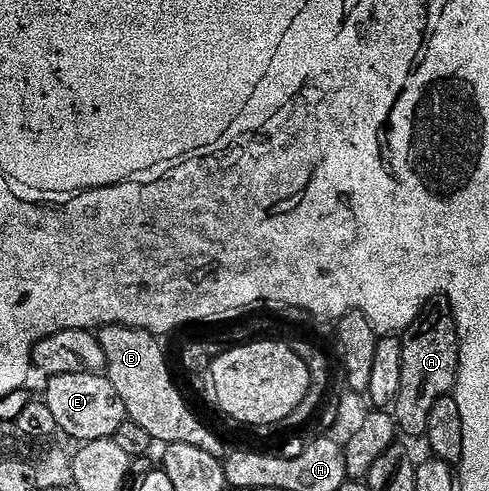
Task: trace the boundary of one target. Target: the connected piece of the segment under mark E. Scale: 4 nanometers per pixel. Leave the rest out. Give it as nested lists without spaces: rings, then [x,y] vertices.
[[[69,373],[50,377],[43,400],[49,404],[56,417],[60,433],[67,434],[78,443],[114,437],[119,424],[126,421],[123,399],[105,374]]]

